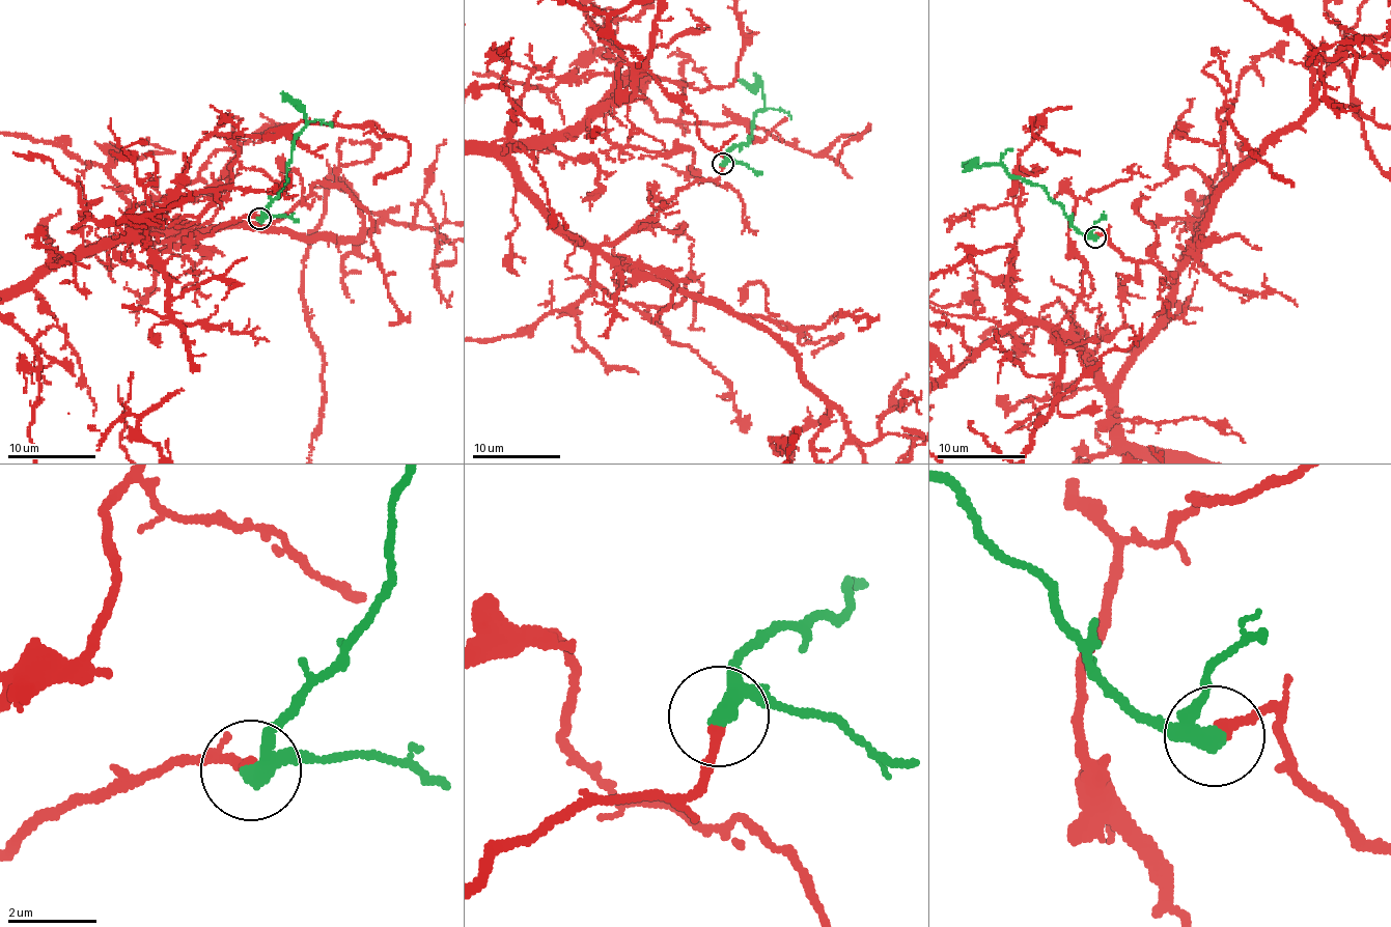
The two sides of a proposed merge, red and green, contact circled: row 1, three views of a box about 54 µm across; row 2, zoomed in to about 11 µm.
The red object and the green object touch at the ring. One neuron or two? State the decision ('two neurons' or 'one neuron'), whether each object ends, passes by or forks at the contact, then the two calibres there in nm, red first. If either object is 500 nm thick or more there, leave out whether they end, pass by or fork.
one neuron | red ends | green passes by | 260/320 nm

